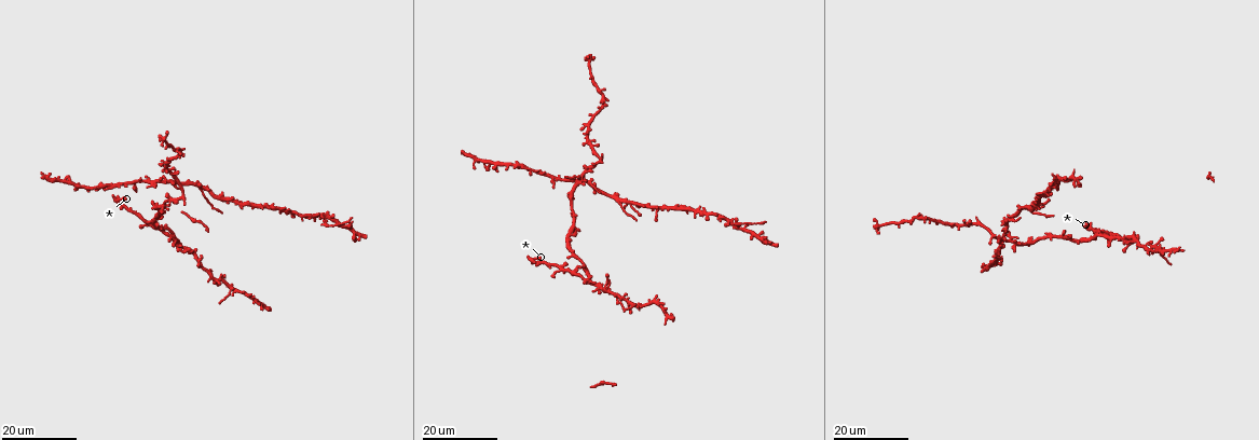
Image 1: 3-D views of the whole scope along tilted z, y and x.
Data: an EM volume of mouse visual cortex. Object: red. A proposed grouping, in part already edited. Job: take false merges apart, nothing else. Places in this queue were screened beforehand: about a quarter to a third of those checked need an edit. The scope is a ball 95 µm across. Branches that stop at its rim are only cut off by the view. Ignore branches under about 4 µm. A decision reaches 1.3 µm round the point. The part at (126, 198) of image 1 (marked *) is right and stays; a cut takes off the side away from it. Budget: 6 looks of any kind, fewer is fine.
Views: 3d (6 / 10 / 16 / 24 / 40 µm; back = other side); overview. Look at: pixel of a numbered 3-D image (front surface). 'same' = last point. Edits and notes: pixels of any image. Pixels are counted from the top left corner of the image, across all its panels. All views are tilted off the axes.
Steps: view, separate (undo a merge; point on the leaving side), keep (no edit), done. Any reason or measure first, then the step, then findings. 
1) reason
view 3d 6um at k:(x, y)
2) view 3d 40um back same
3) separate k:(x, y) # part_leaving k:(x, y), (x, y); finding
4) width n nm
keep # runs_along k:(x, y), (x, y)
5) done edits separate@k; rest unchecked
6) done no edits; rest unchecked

thin arm on a thick one
view 3d 24um at 1:(619, 200)

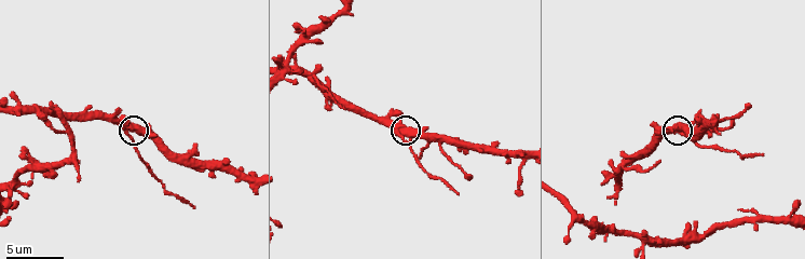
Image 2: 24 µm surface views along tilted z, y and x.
zoom in
view 3d 10um at 2:(128, 133)

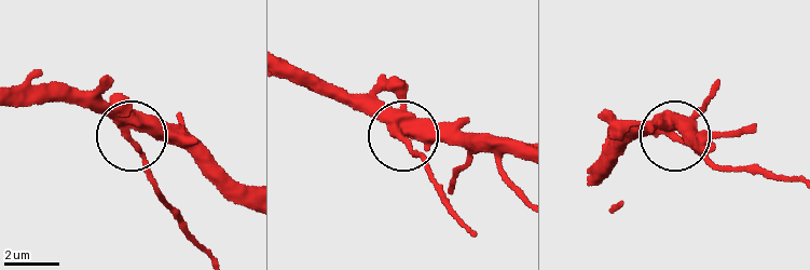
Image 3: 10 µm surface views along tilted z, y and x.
separate 3:(140, 151) # part_leaving 3:(392, 133), (422, 158), (441, 200), (463, 226); two cells meet here

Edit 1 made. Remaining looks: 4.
view overview

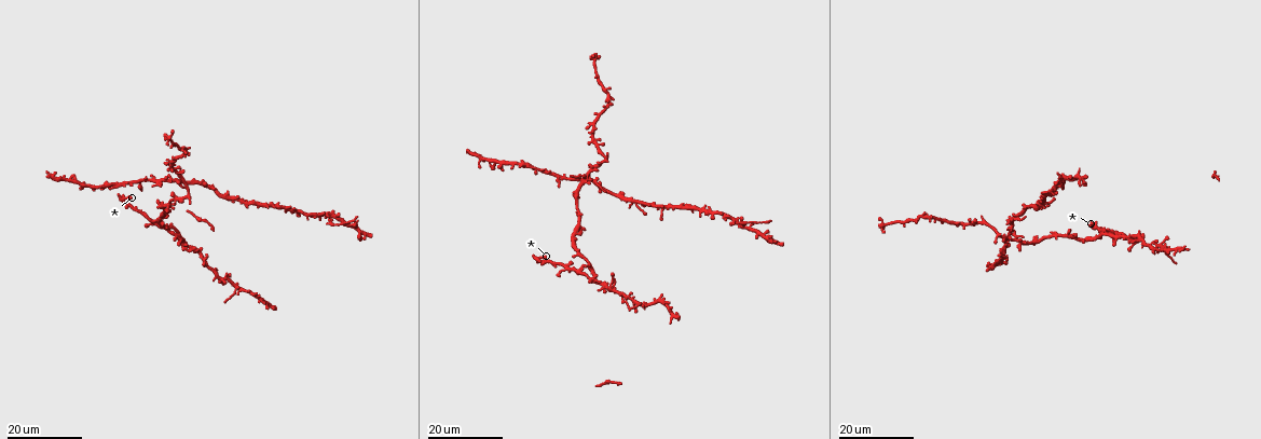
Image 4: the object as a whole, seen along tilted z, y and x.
small branch off a trunk
view 3d 24um at 4:(596, 185)

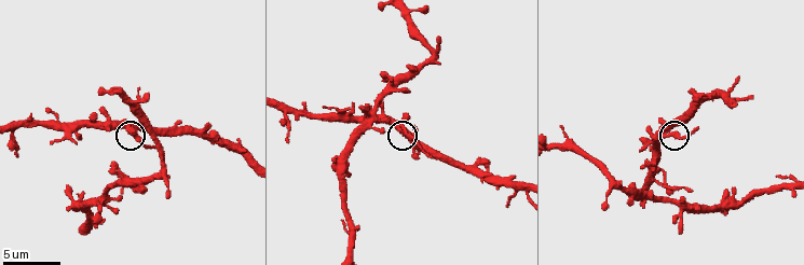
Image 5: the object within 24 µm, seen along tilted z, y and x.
view 3d 10um at 5:(670, 130)

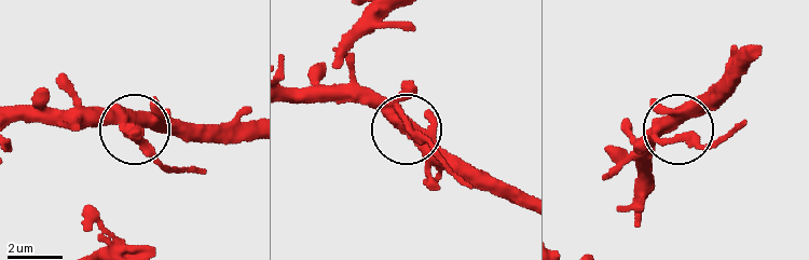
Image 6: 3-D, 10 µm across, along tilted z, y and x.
keep # one cell here

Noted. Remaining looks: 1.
done edits separate@3; rest unchecked

